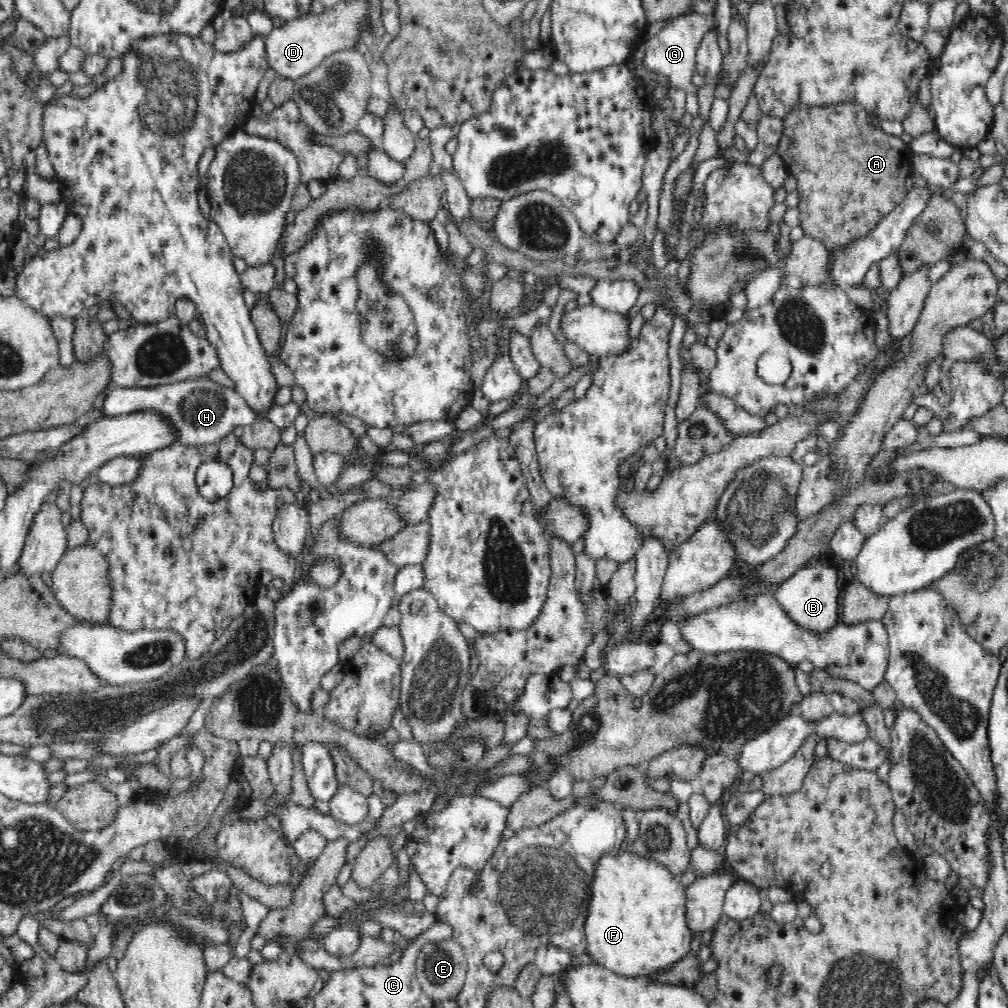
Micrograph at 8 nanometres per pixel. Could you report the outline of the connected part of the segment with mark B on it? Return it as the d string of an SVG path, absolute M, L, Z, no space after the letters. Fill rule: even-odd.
M834 568L798 569L784 579L772 594L792 621L808 632L824 634L838 624L838 572Z

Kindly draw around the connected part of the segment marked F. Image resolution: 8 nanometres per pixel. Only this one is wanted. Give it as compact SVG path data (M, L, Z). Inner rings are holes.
M628 849L601 856L592 882L592 894L584 932L587 940L586 959L616 975L648 981L651 975L676 964L690 952L688 928L685 921L686 888L679 877L662 864L633 854Z

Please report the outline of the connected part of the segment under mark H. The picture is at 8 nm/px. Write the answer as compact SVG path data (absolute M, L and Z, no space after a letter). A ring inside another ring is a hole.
M209 377L195 381L176 382L175 385L156 387L117 387L111 385L109 394L101 401L101 409L107 417L130 415L140 410L157 410L171 416L176 424L181 424L182 443L212 443L222 436L231 434L237 426L243 428L256 422L260 411L248 406L246 401L232 388L224 388Z

